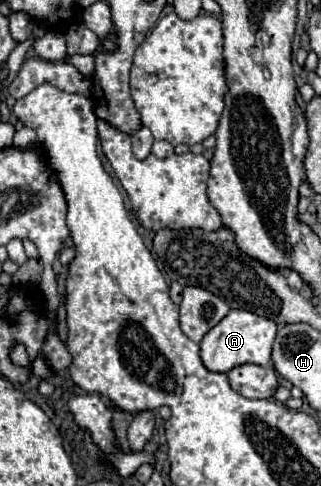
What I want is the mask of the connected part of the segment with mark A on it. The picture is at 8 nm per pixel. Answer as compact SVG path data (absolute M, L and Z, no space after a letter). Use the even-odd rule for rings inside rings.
M231 310L201 340L201 360L213 372L229 372L231 368L247 362L269 366L275 332L277 332L277 324L273 320L257 316L255 312L249 312L249 310Z

